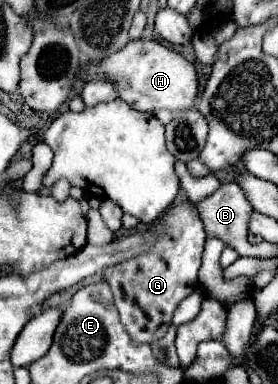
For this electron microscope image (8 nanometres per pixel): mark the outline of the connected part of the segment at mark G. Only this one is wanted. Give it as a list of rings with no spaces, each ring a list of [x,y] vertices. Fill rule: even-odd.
[[[192,201],[172,205],[156,223],[148,227],[148,231],[158,239],[146,253],[110,265],[102,271],[102,279],[114,293],[120,321],[136,343],[152,343],[164,337],[178,303],[196,291],[200,251],[204,249],[206,239],[198,209]]]

